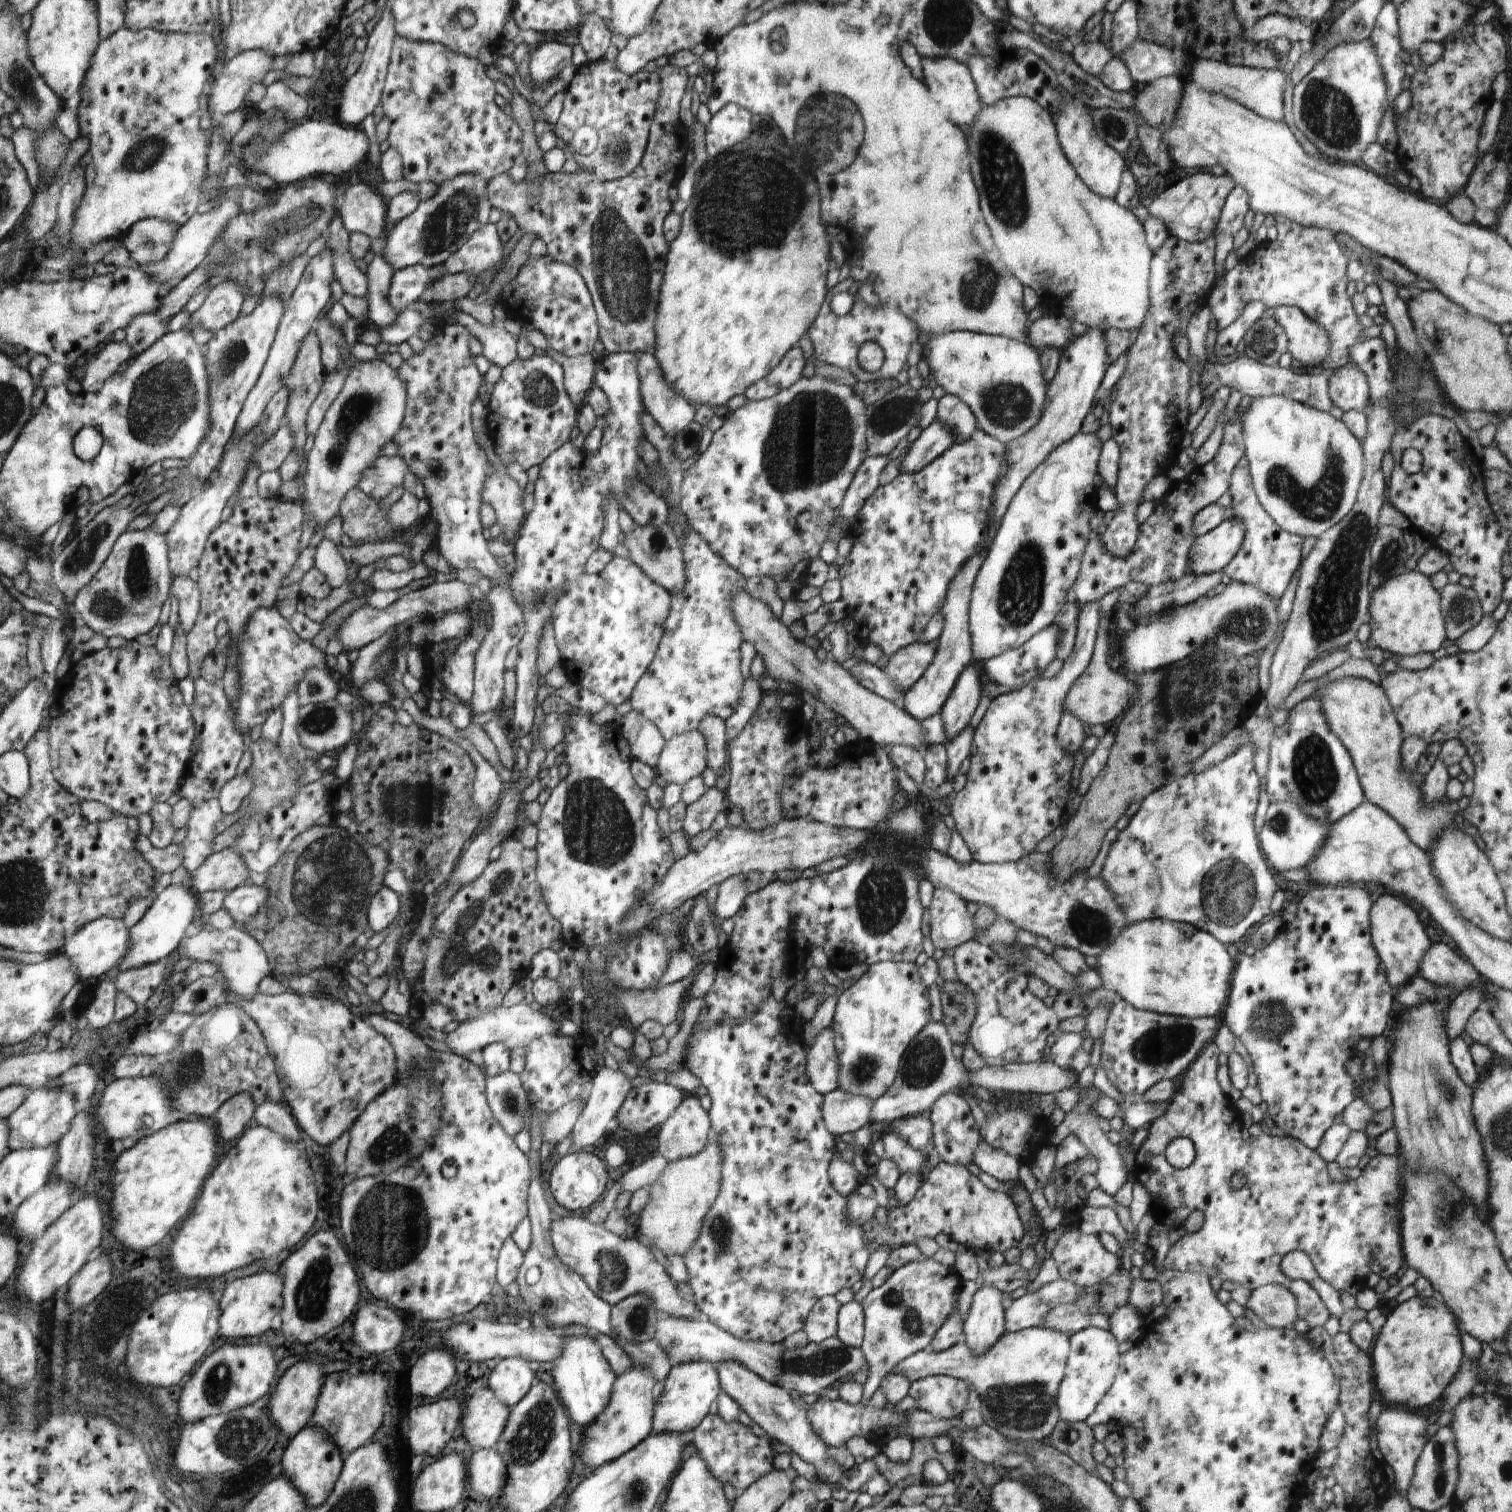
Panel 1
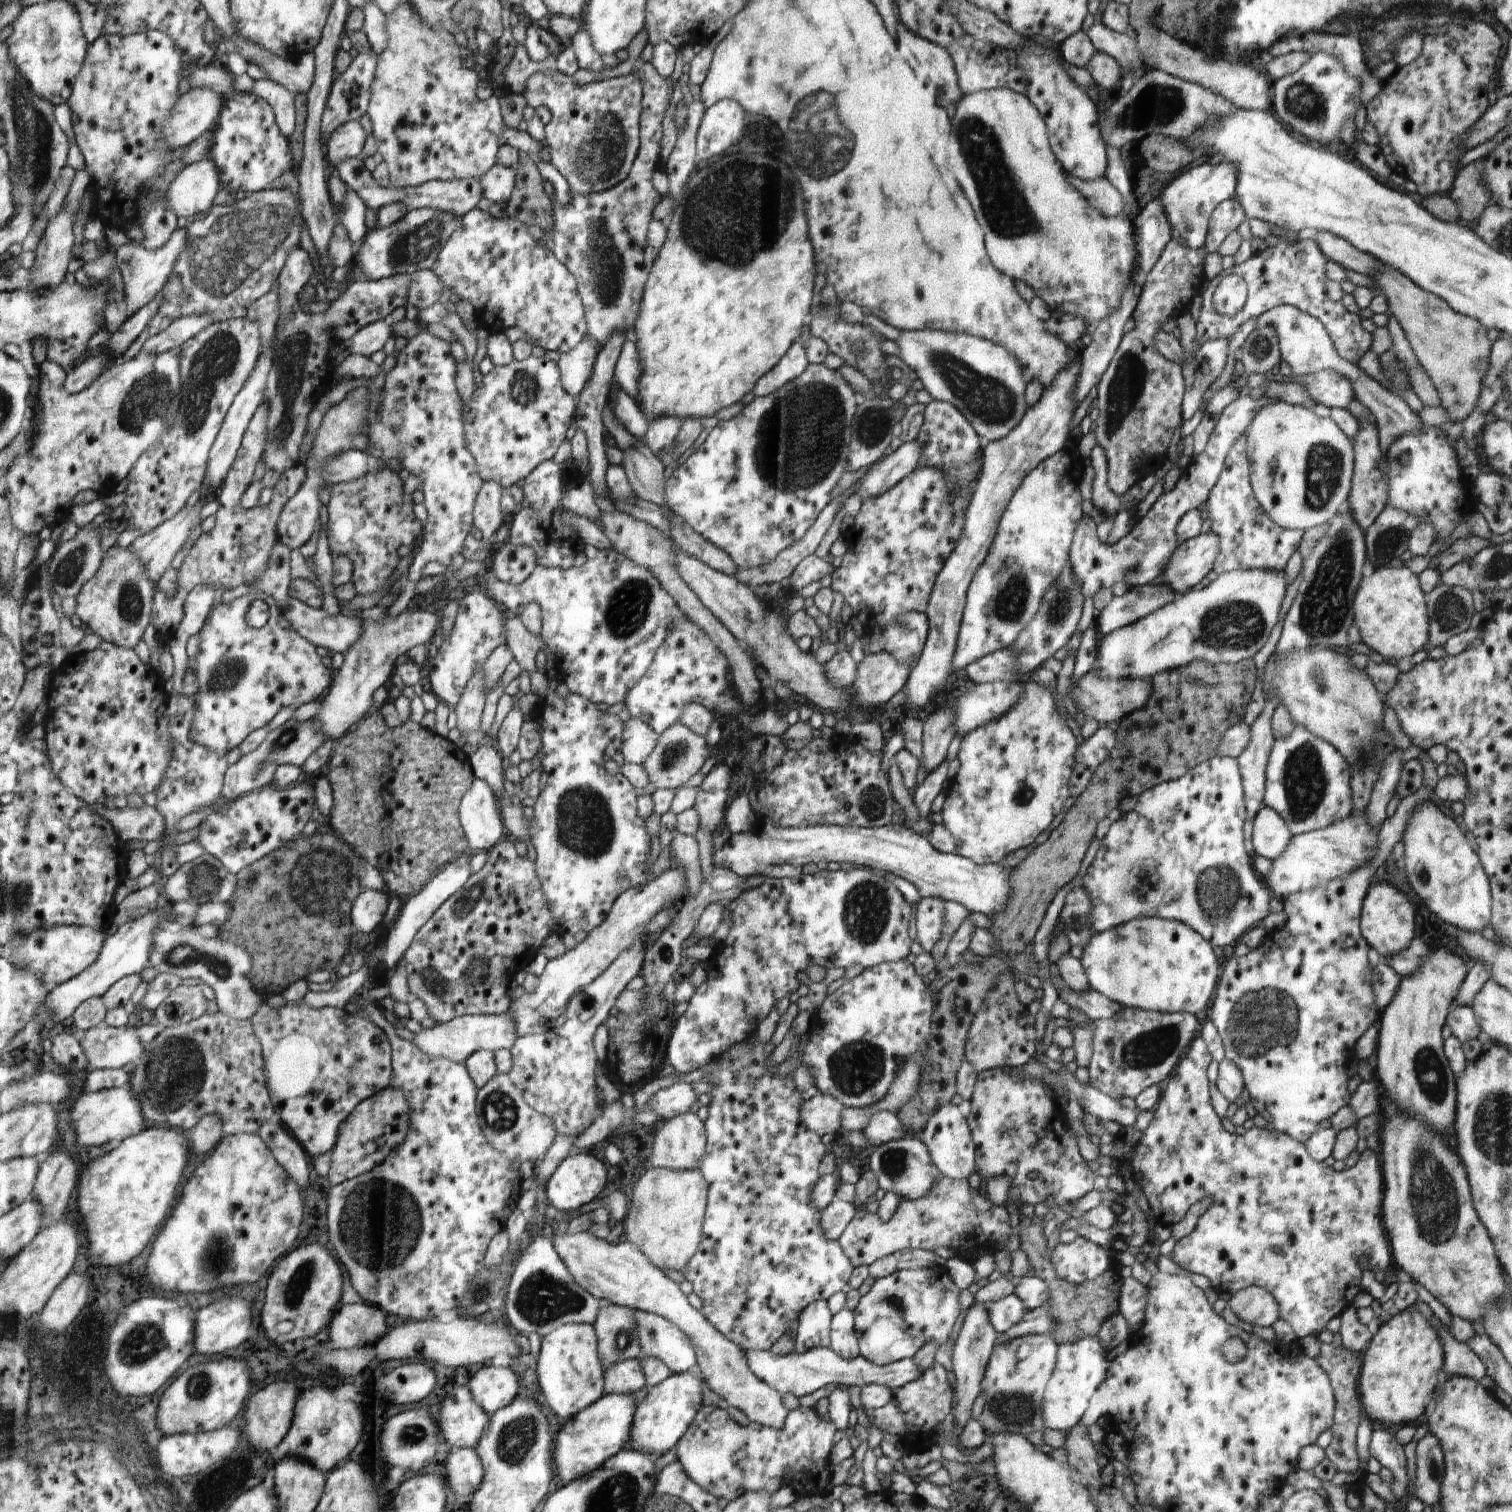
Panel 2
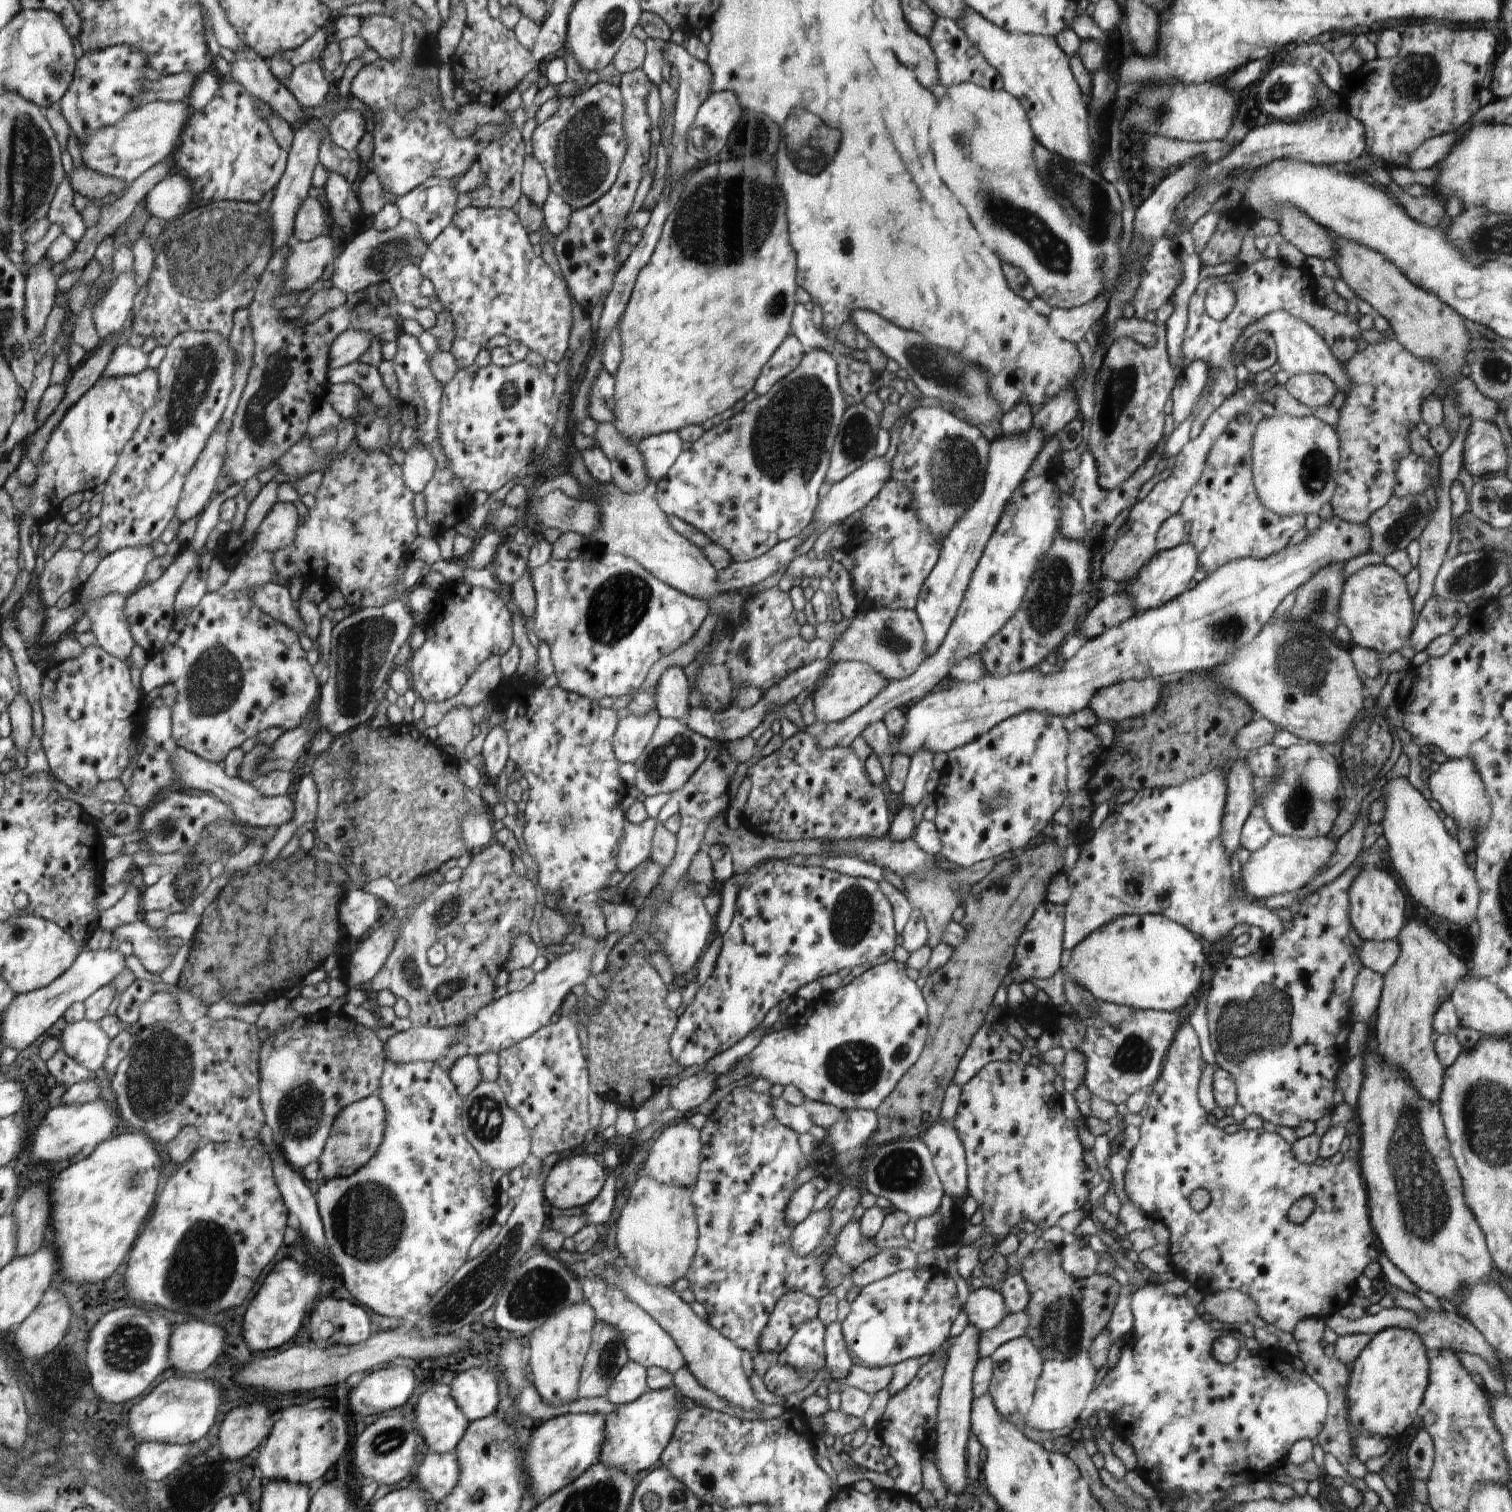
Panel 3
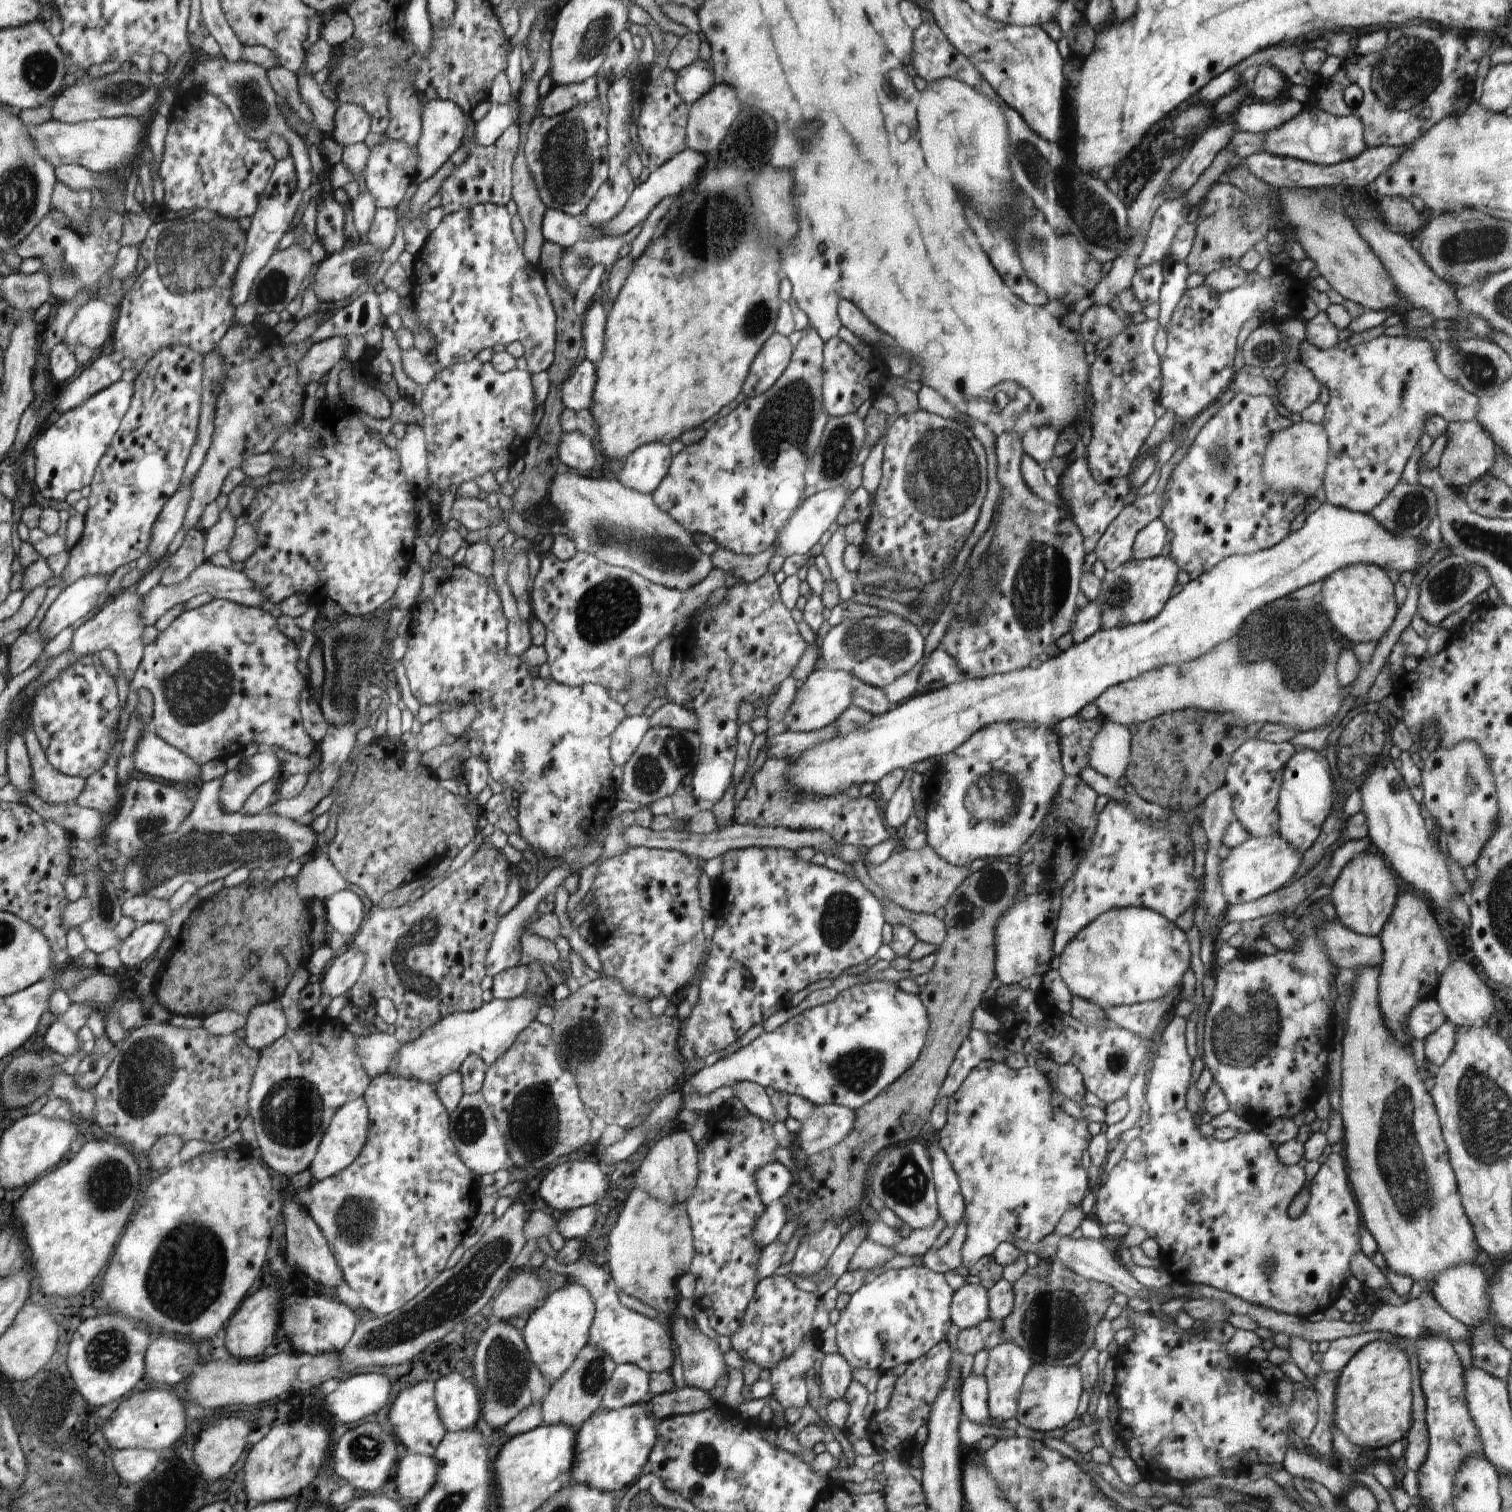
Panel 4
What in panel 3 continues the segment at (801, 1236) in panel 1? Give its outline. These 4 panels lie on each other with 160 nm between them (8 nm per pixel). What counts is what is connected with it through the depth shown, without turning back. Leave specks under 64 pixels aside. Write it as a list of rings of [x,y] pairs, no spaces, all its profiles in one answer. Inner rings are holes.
[[[737,1087],[720,1102],[707,1116],[705,1126],[701,1129],[702,1132],[702,1166],[699,1167],[699,1180],[692,1188],[692,1204],[695,1207],[695,1215],[698,1220],[699,1240],[698,1254],[695,1255],[694,1262],[691,1264],[690,1271],[687,1272],[689,1289],[692,1291],[695,1300],[698,1300],[708,1314],[708,1322],[717,1330],[719,1330],[728,1340],[739,1345],[740,1350],[748,1350],[750,1353],[758,1352],[759,1334],[765,1329],[766,1323],[771,1316],[771,1312],[775,1304],[779,1302],[779,1298],[783,1297],[784,1292],[790,1289],[800,1289],[802,1292],[808,1293],[810,1296],[815,1296],[816,1299],[821,1299],[830,1290],[824,1284],[824,1278],[820,1274],[820,1264],[816,1264],[816,1258],[810,1254],[806,1257],[796,1256],[793,1250],[789,1247],[789,1236],[792,1234],[794,1227],[790,1226],[786,1220],[786,1208],[791,1196],[794,1195],[796,1189],[800,1185],[794,1181],[796,1174],[803,1168],[806,1168],[810,1162],[810,1158],[806,1158],[801,1151],[798,1134],[790,1127],[780,1124],[777,1118],[773,1115],[771,1100],[774,1097],[770,1092],[757,1093],[748,1087]]]

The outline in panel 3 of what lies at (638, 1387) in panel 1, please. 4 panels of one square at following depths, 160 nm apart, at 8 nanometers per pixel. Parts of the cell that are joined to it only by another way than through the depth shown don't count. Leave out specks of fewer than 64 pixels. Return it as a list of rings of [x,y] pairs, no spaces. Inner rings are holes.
[[[566,1413],[534,1428],[524,1453],[524,1468],[528,1472],[534,1502],[544,1502],[599,1462],[599,1452],[606,1439],[604,1417],[600,1413]]]

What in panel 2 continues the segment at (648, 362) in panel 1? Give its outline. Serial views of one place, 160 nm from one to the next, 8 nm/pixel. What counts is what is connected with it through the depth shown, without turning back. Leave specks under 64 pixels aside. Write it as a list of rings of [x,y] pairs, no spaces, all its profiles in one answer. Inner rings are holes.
[[[630,330],[624,331],[625,343],[615,364],[614,382],[618,383],[637,402],[638,379],[641,375],[636,335]],[[658,417],[652,419],[642,436],[648,448],[656,455],[675,444],[685,422],[676,417]]]

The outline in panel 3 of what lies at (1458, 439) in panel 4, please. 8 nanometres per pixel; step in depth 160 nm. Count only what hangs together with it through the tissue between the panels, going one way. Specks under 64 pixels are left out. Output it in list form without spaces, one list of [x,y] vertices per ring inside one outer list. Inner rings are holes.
[[[1472,420],[1464,439],[1462,462],[1474,479],[1506,472],[1508,456],[1495,424]]]

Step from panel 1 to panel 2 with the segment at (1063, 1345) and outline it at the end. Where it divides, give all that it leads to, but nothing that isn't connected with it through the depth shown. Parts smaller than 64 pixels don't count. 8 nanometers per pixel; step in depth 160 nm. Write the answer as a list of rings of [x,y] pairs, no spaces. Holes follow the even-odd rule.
[[[1048,1334],[1016,1337],[996,1345],[981,1384],[986,1392],[986,1403],[978,1421],[986,1432],[1009,1432],[1026,1436],[1030,1432],[1044,1430],[1041,1404],[1056,1364],[1059,1346],[1053,1336]],[[829,1346],[818,1347],[807,1350],[802,1354],[790,1353],[774,1356],[770,1350],[747,1350],[748,1365],[756,1376],[760,1376],[767,1385],[776,1390],[781,1395],[789,1392],[796,1398],[812,1394],[818,1388],[828,1386],[828,1384],[846,1384],[850,1386],[880,1385],[897,1390],[910,1381],[916,1380],[924,1371],[919,1371],[912,1359],[900,1359],[895,1363],[887,1365],[875,1365],[866,1360],[862,1355],[855,1359],[845,1359]]]

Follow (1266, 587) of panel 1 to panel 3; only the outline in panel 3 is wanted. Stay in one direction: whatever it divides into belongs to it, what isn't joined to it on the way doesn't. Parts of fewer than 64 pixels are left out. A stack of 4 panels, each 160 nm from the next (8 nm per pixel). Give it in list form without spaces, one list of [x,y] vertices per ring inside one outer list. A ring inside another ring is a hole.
[[[1258,399],[1246,412],[1232,418],[1214,440],[1202,474],[1180,505],[1178,514],[1187,524],[1186,541],[1196,549],[1198,569],[1208,575],[1227,562],[1244,557],[1263,559],[1280,552],[1305,527],[1302,513],[1279,515],[1265,507],[1253,483],[1251,448],[1257,424],[1278,414],[1272,404]]]

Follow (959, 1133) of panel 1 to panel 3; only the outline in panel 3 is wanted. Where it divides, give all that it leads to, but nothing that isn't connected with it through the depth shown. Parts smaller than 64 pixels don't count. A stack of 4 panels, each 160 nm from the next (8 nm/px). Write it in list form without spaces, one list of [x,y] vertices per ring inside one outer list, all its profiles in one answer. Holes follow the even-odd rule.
[[[938,1118],[922,1137],[933,1156],[943,1191],[950,1198],[964,1198],[967,1190],[966,1152],[953,1124]]]

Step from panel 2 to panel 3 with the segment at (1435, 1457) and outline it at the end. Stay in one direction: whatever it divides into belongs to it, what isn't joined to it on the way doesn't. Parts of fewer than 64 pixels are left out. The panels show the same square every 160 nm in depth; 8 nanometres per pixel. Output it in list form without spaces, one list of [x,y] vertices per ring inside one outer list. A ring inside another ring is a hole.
[[[1422,1429],[1414,1436],[1414,1440],[1408,1446],[1407,1465],[1412,1478],[1426,1481],[1430,1474],[1435,1448],[1430,1433]]]

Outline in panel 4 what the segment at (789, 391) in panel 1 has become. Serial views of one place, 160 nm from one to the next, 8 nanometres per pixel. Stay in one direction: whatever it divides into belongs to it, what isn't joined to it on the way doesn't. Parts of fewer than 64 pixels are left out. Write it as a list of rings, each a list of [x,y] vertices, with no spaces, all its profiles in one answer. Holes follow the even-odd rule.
[[[808,326],[804,330],[807,330],[807,333],[793,349],[790,363],[788,363],[786,370],[783,372],[781,378],[777,380],[775,386],[770,387],[764,394],[752,398],[746,397],[727,416],[714,421],[710,430],[707,430],[700,440],[696,441],[693,445],[684,447],[678,454],[675,454],[668,472],[651,494],[658,507],[663,509],[664,512],[670,513],[689,533],[693,535],[708,535],[719,547],[732,550],[736,554],[753,555],[766,550],[770,545],[774,544],[775,538],[779,535],[779,530],[783,529],[784,524],[790,520],[792,514],[802,506],[805,498],[803,494],[806,488],[807,464],[811,462],[813,452],[821,442],[821,436],[825,429],[828,416],[823,411],[821,404],[821,388],[824,372],[823,346],[826,342],[816,332],[815,328]]]

